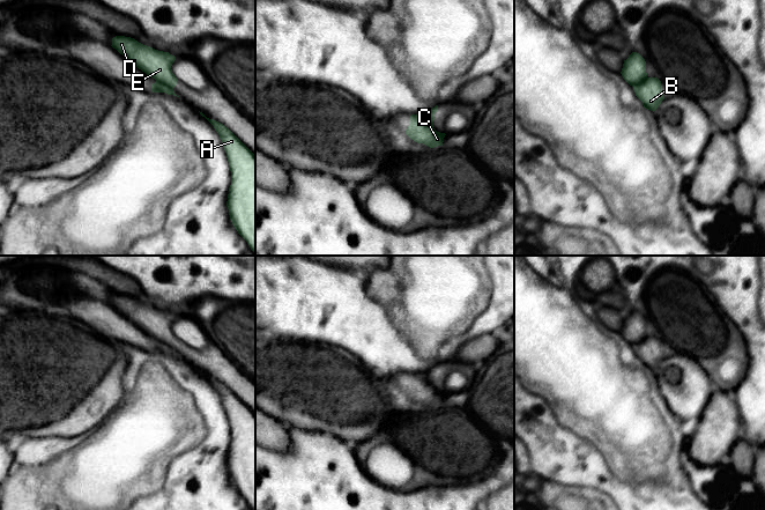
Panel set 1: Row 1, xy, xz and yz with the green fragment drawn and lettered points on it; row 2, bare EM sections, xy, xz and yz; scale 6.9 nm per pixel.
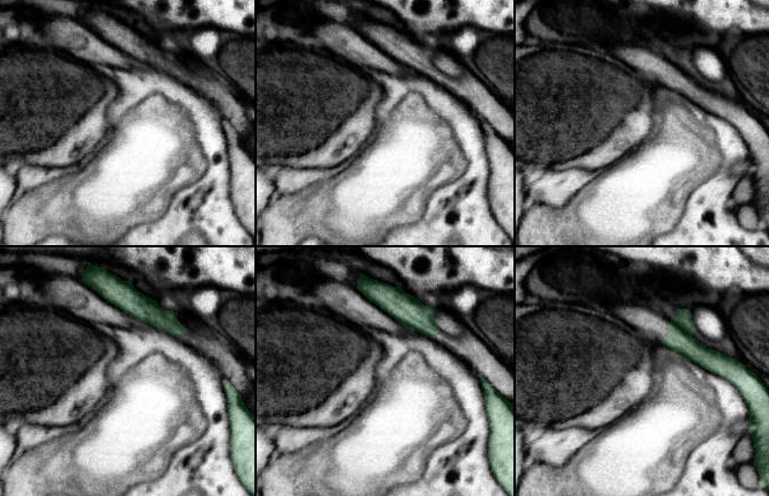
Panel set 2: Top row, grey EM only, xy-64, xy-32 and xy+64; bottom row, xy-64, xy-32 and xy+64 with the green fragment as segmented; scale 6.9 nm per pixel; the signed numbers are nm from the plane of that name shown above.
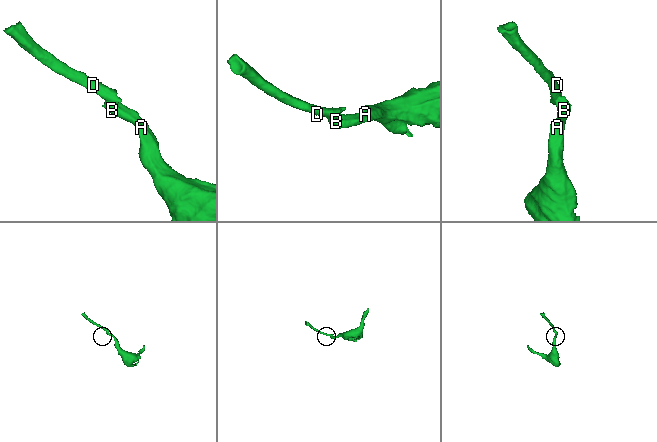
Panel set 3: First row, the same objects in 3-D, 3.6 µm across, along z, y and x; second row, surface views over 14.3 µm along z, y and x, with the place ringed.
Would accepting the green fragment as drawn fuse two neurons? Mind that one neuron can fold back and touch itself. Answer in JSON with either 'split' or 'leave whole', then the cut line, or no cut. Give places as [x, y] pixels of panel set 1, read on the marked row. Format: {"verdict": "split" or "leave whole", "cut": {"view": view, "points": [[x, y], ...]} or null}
{"verdict": "split", "cut": {"view": "xy", "points": [[156, 80], [172, 89]]}}

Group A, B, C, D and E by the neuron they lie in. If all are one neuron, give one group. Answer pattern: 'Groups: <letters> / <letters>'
Groups: A B C / D E

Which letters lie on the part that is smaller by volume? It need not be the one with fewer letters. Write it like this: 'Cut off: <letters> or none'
Cut off: D, E

